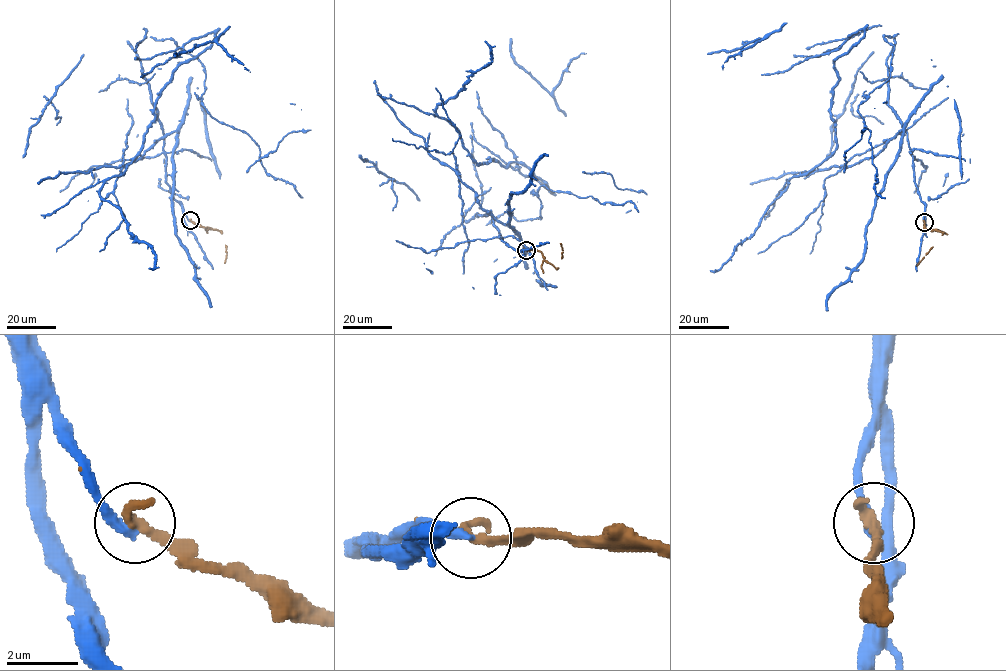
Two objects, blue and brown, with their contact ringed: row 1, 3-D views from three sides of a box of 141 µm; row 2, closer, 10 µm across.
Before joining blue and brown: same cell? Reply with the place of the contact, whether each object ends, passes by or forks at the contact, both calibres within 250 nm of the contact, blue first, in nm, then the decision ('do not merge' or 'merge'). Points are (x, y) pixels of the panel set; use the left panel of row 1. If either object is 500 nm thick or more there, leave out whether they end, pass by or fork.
(190, 220) | blue ends | brown ends | 280/340 nm | merge

